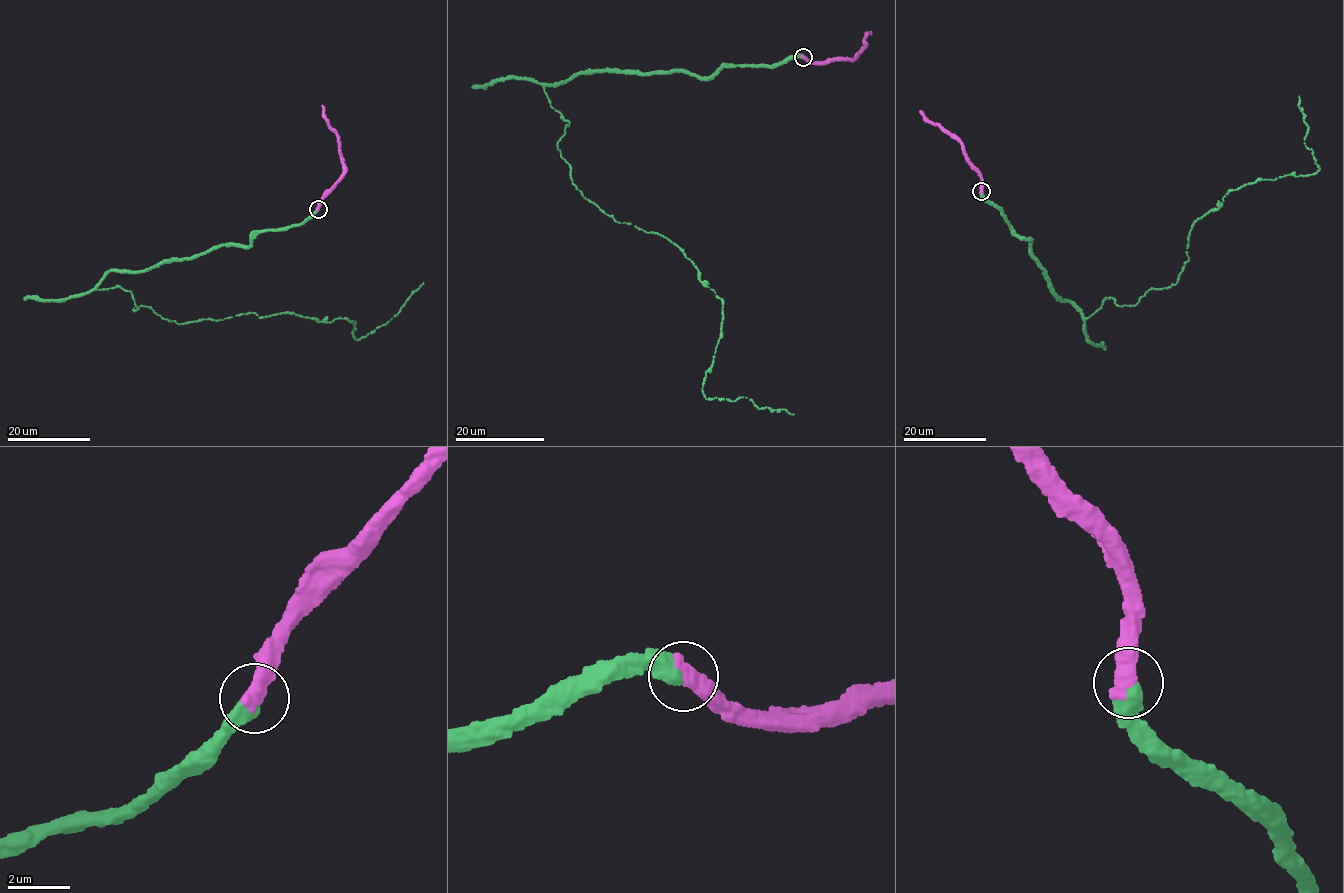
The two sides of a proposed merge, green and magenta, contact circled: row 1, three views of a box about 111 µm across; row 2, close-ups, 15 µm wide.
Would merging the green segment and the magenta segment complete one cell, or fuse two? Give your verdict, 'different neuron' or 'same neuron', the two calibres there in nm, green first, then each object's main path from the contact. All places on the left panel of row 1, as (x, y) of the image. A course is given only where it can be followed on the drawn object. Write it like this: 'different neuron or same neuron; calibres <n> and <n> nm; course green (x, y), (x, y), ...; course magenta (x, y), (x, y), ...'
same neuron; calibres 500 and 550 nm; course green (317, 208), (94, 288), (179, 324), (291, 312), (352, 321), (358, 340), (423, 282); course magenta (317, 208), (319, 200), (334, 189), (343, 171), (335, 132), (329, 126), (321, 105)

